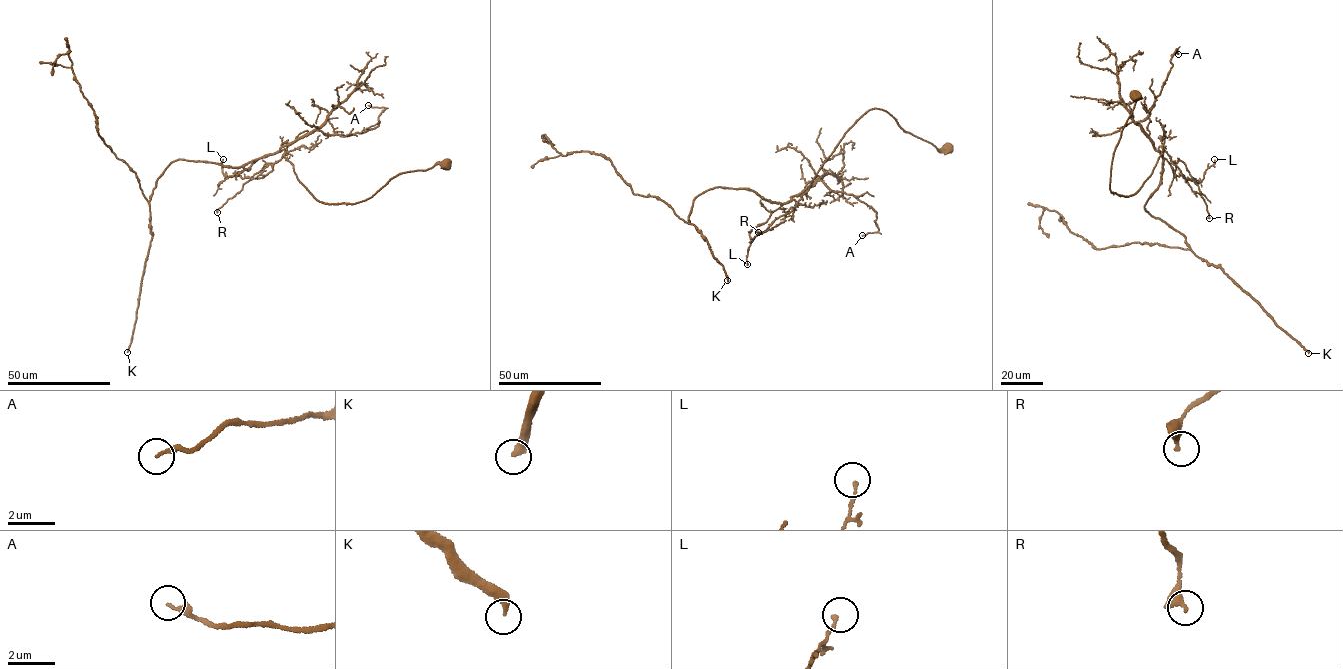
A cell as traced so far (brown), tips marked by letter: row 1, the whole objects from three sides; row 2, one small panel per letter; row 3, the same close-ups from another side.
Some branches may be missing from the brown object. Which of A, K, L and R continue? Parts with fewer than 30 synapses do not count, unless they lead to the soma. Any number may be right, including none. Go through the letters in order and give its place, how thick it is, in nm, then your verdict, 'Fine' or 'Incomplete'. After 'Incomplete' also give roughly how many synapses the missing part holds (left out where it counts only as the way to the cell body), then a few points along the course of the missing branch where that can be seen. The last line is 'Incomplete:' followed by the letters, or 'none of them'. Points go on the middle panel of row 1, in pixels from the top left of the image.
A: Place: (862, 235). Thickness 200 nm. Fine
K: Place: (727, 280). Thickness 340 nm. Incomplete. Roughly 250 synapses
L: Place: (747, 264). Thickness 130 nm. Fine
R: Place: (758, 232). Thickness 380 nm. Fine
Incomplete: K

